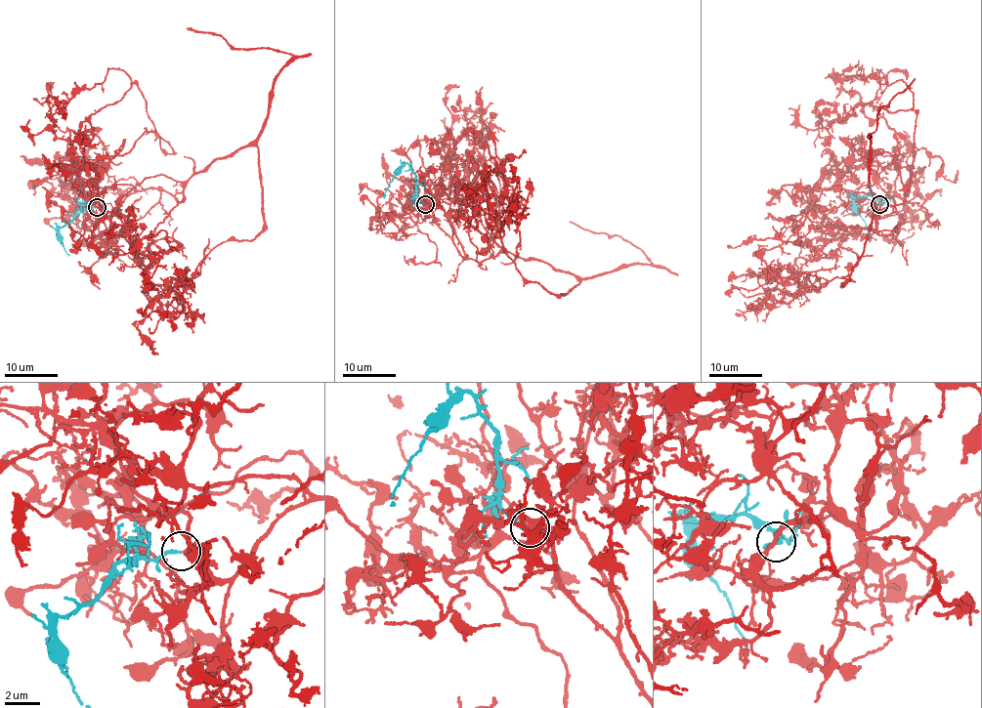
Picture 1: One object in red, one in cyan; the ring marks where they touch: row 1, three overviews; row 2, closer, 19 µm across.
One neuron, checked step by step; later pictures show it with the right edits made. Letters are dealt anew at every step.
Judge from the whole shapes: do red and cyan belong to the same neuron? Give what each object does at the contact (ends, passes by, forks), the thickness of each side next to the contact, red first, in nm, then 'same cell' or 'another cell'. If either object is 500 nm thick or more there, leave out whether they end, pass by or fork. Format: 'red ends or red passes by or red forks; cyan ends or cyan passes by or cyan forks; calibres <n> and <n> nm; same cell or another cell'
red passes by; cyan ends; calibres 200 and 160 nm; same cell

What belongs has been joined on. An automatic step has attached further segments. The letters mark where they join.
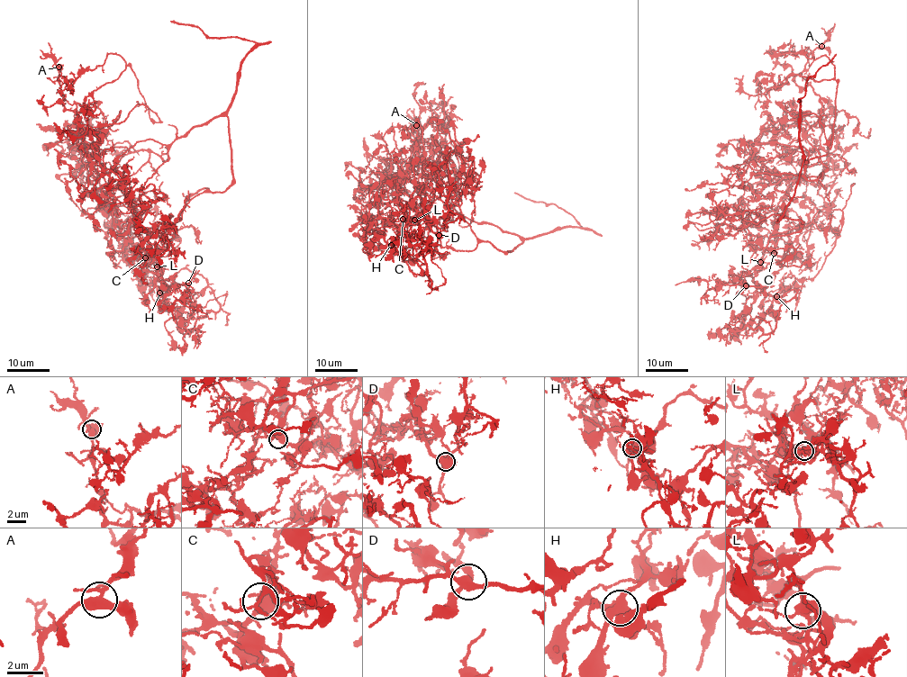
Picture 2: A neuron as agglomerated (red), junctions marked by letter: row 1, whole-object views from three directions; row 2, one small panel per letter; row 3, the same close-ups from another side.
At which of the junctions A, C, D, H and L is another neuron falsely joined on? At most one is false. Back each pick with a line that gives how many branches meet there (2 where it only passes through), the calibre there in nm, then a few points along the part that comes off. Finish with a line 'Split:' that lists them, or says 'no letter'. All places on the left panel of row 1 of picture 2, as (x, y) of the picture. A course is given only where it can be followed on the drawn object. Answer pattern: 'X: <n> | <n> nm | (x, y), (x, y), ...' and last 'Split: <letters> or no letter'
Split: no letter

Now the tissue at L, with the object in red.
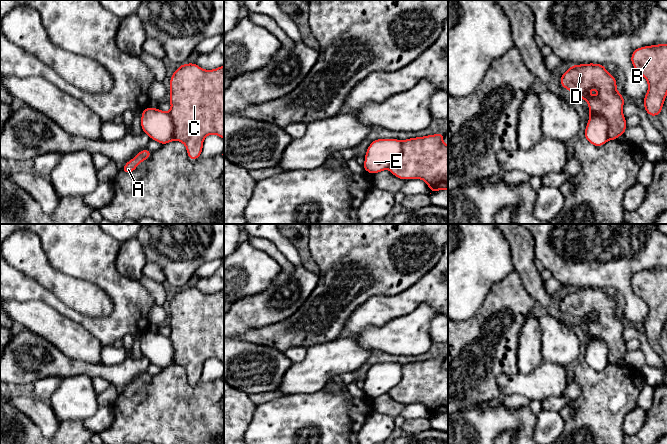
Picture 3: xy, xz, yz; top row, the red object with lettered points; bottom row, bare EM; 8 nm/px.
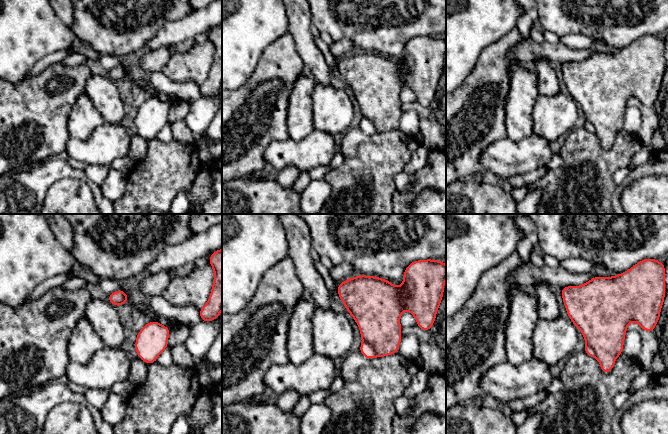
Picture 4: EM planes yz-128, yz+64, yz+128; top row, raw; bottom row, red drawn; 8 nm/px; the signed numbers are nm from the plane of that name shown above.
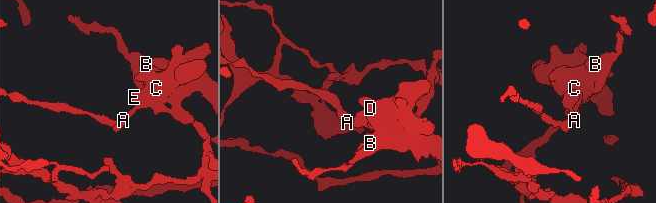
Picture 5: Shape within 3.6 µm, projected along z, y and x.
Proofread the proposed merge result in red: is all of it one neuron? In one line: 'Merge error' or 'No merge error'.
No merge error

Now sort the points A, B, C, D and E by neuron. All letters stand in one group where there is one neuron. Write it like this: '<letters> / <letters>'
A B C D E

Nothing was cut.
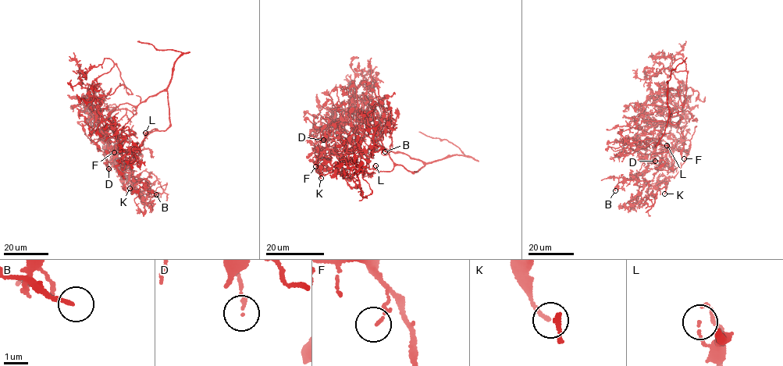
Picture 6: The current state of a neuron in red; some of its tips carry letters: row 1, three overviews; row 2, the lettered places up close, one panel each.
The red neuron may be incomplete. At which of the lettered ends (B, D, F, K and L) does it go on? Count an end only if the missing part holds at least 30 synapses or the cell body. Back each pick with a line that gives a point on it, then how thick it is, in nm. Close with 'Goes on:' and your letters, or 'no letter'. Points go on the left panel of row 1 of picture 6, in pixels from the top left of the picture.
B: (156, 194) | 160 nm
Goes on: B

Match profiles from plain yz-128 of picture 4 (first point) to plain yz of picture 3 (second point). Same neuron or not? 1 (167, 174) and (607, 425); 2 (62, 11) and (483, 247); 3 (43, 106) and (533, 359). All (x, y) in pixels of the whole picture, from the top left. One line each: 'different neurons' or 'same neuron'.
1: same neuron
2: different neurons
3: different neurons

